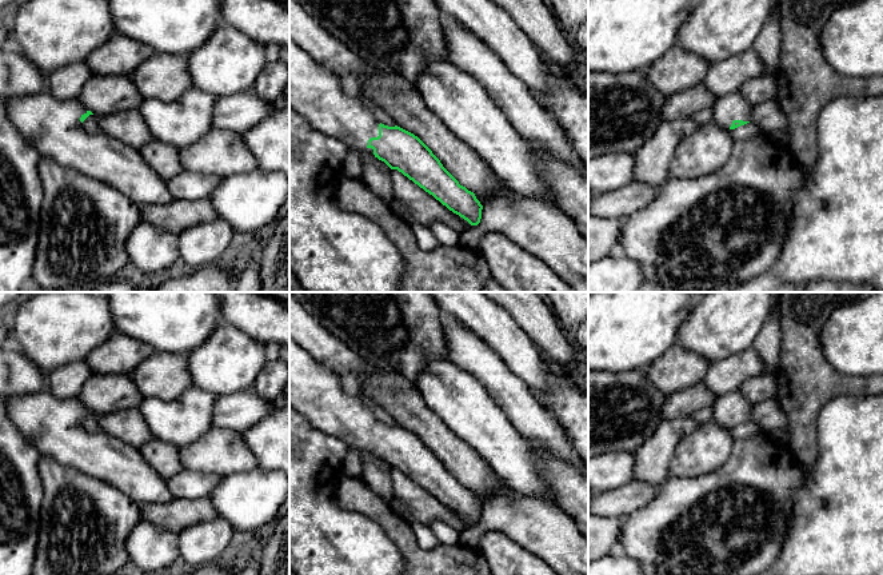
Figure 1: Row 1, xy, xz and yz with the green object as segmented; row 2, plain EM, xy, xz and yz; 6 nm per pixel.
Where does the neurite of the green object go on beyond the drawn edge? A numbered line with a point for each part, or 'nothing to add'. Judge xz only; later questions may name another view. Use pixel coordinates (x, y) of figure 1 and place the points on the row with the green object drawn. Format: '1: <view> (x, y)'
1: xz (315, 92)

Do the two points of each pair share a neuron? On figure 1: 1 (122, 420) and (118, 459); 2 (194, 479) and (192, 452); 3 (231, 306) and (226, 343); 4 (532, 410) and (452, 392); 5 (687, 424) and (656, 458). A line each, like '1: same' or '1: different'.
1: different
2: different
3: different
4: different
5: same

